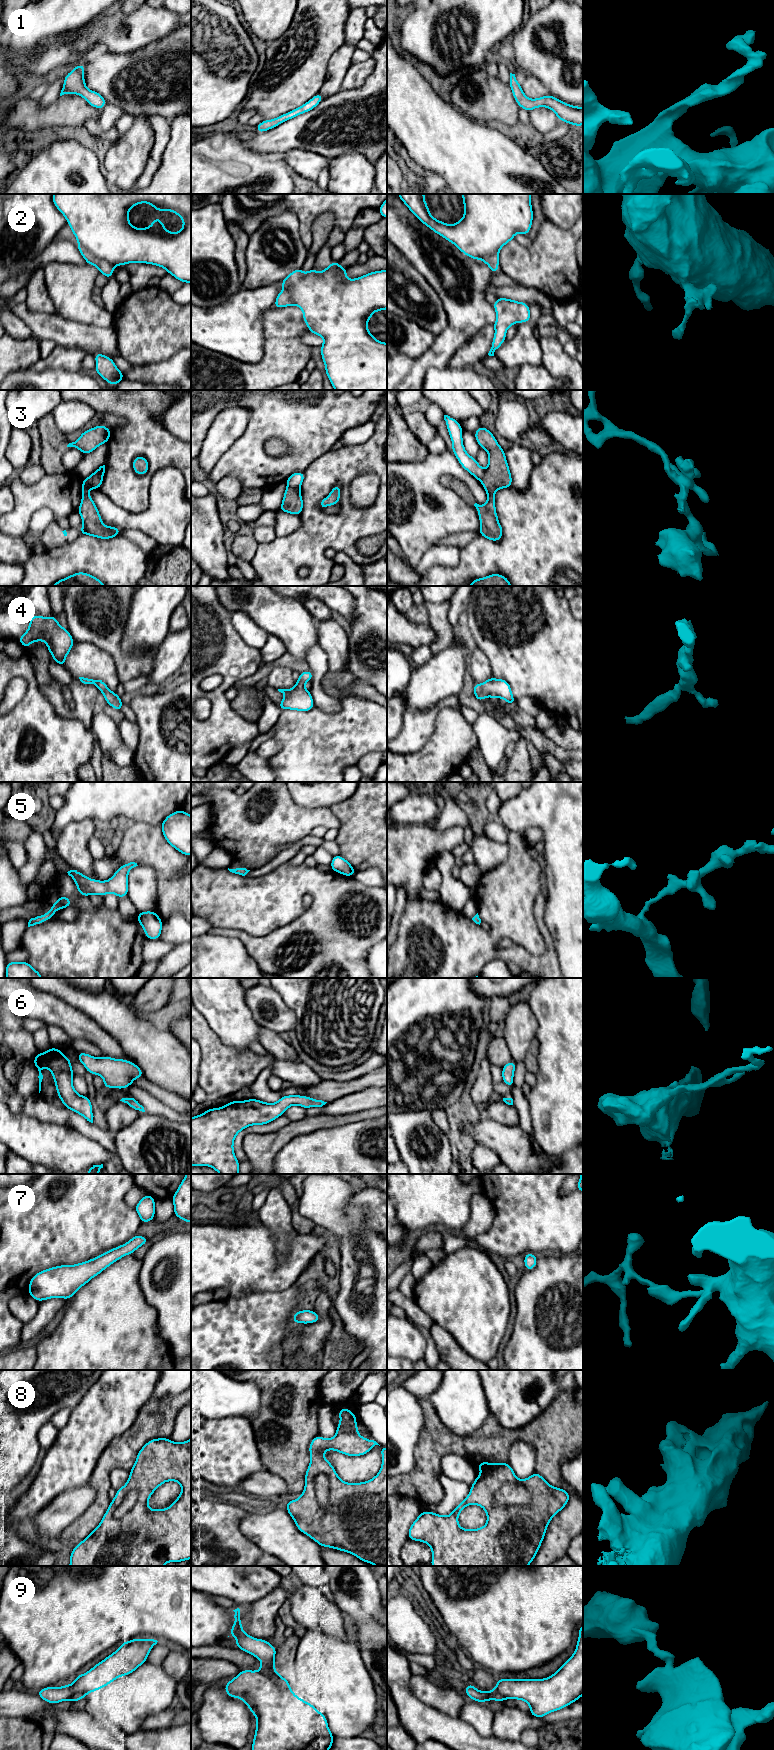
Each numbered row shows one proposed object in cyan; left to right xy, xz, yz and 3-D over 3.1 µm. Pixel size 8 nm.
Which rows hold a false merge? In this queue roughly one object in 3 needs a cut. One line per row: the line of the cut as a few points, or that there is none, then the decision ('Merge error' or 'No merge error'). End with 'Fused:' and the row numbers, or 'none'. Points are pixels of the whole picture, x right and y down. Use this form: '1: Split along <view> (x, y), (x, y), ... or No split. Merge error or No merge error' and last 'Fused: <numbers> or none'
1: No split. No merge error
2: No split. No merge error
3: Split along xz (288, 486), (298, 488). Merge error
4: No split. No merge error
5: No split. No merge error
6: No split. No merge error
7: No split. No merge error
8: Split along yz (494, 1493), (494, 1501), (497, 1504), (527, 1505), (531, 1501). Merge error
9: Split along xz (257, 1671), (282, 1683). Merge error
Fused: 3, 8, 9

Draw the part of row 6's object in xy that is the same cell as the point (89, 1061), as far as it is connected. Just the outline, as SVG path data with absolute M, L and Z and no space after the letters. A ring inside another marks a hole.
M78 1052L77 1059L84 1065L86 1071L99 1075L104 1080L104 1089L124 1089L144 1074L135 1063L125 1059L115 1059L108 1056L96 1058L87 1053Z

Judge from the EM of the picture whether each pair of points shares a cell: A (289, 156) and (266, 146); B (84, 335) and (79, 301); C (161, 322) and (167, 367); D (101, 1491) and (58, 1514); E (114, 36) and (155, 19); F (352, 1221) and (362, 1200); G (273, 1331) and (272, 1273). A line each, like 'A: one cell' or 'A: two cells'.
A: two cells
B: two cells
C: two cells
D: two cells
E: one cell
F: two cells
G: two cells

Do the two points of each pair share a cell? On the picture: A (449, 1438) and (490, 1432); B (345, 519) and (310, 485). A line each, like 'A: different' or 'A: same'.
A: same
B: same

